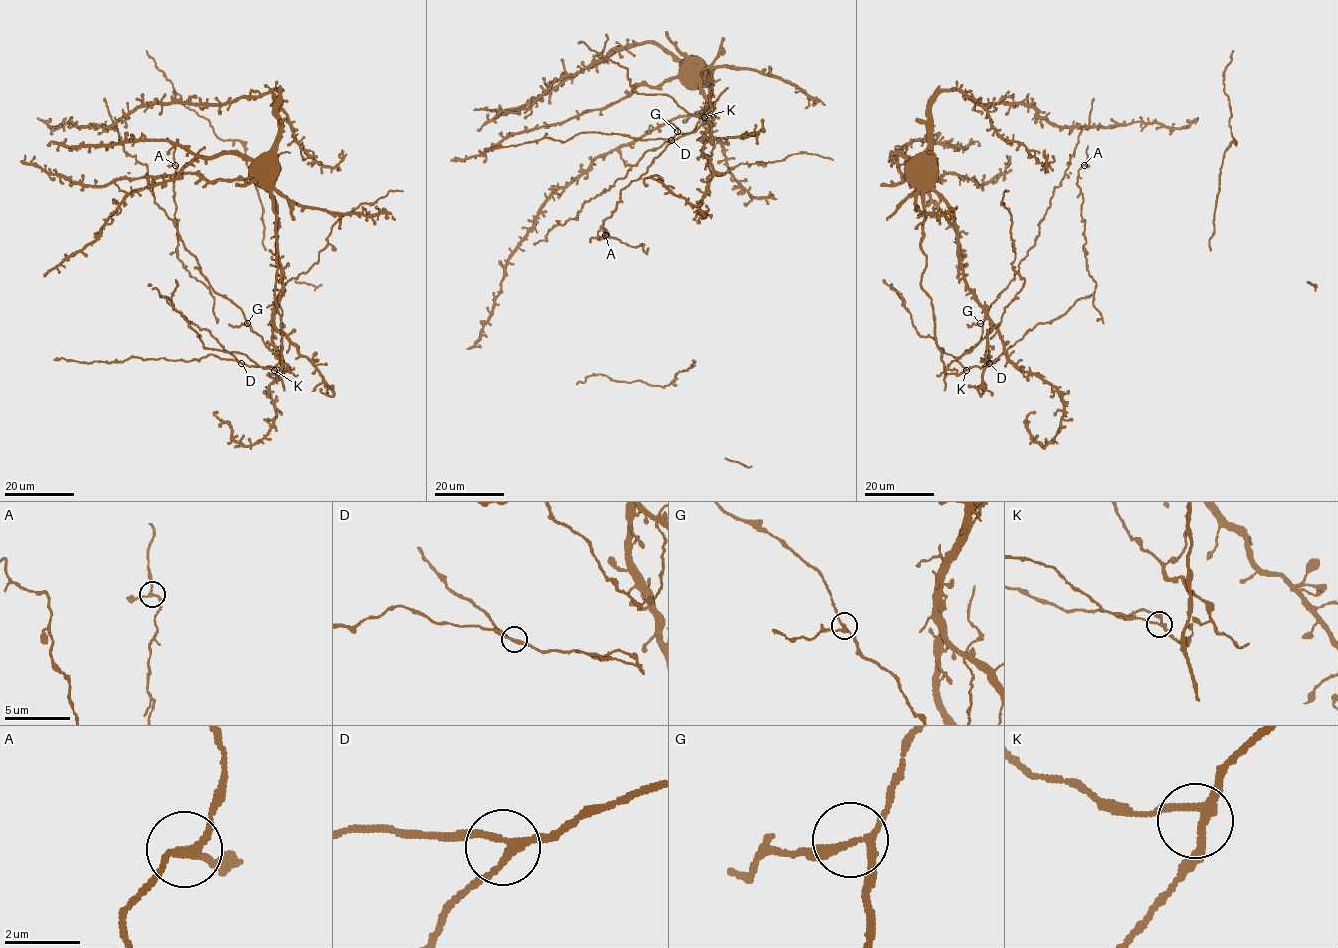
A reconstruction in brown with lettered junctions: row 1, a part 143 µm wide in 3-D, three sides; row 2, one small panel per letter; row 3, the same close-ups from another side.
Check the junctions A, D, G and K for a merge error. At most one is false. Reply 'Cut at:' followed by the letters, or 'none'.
Cut at: none

